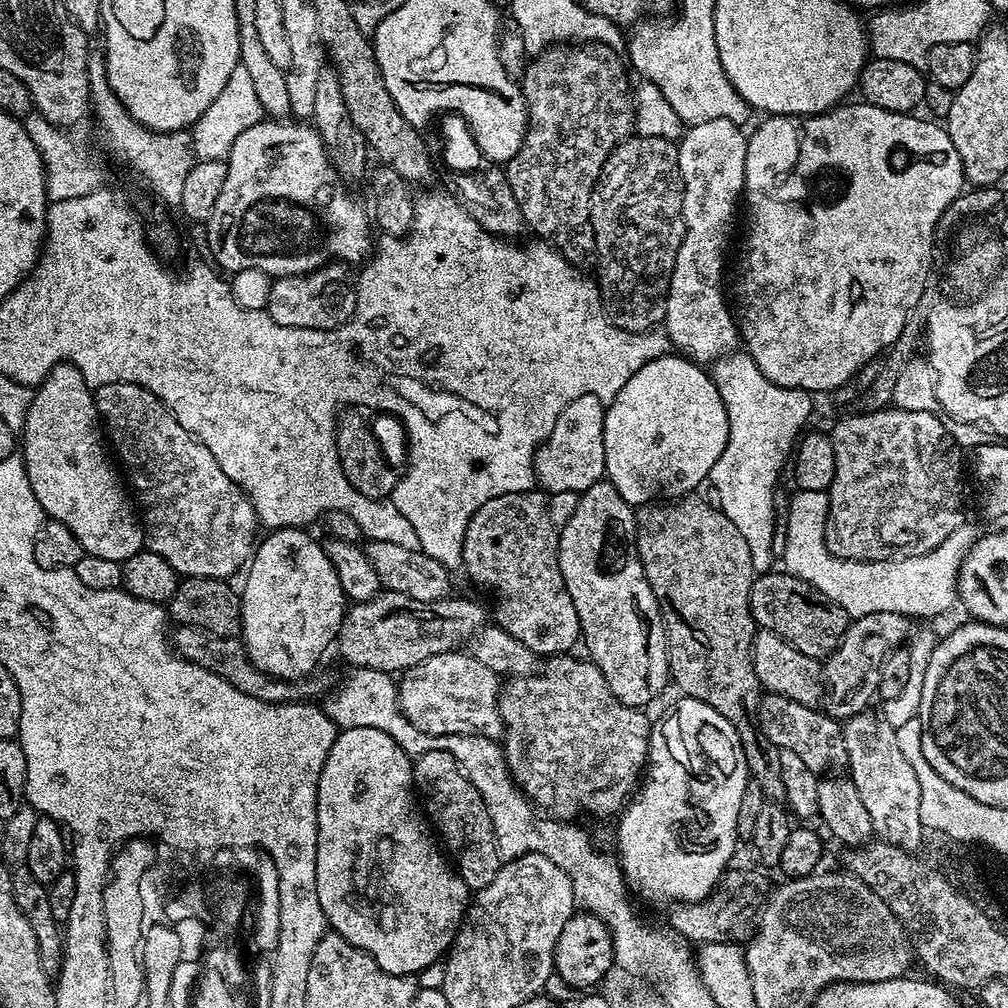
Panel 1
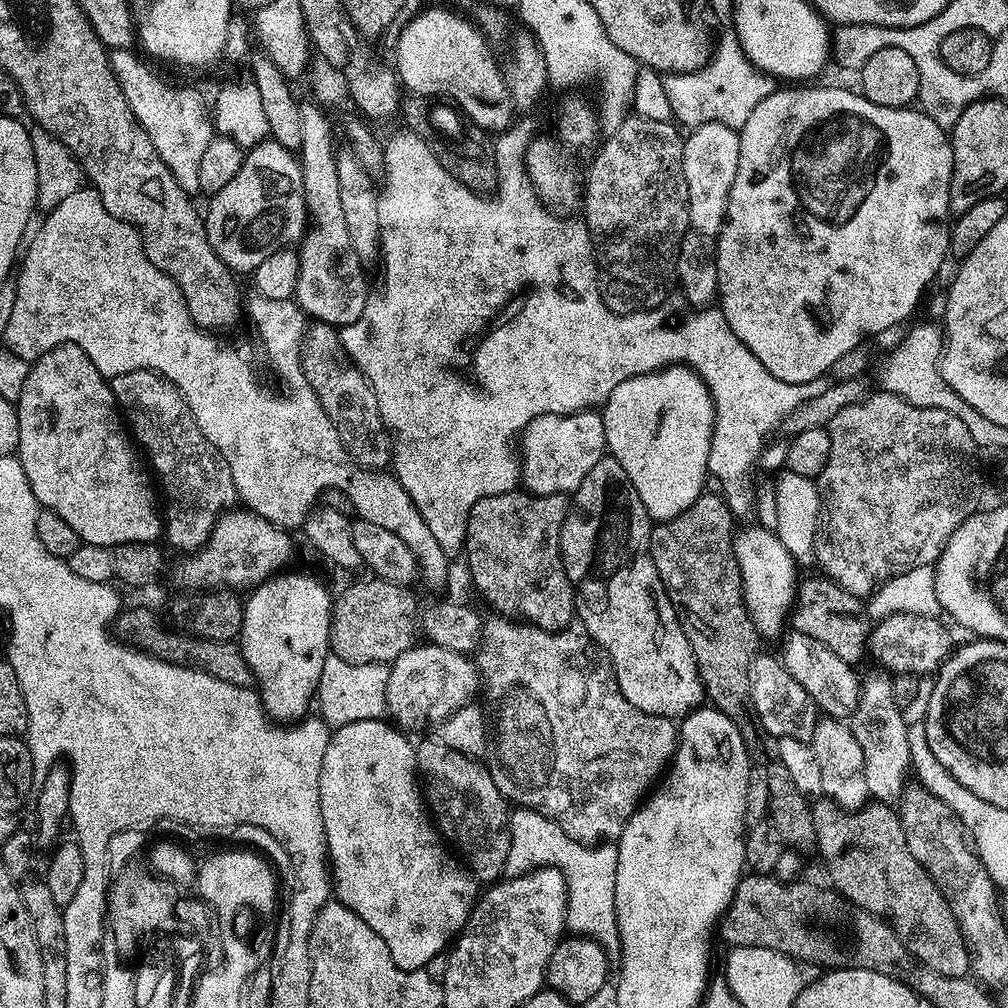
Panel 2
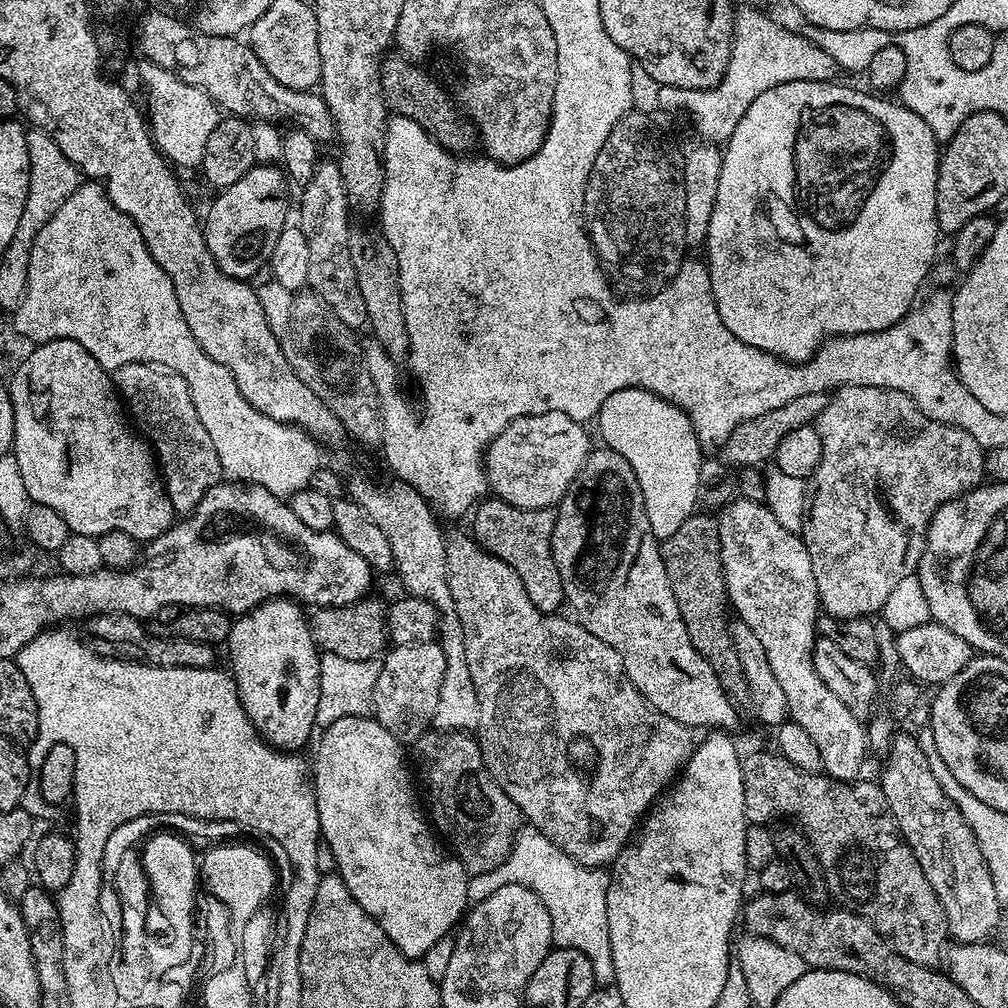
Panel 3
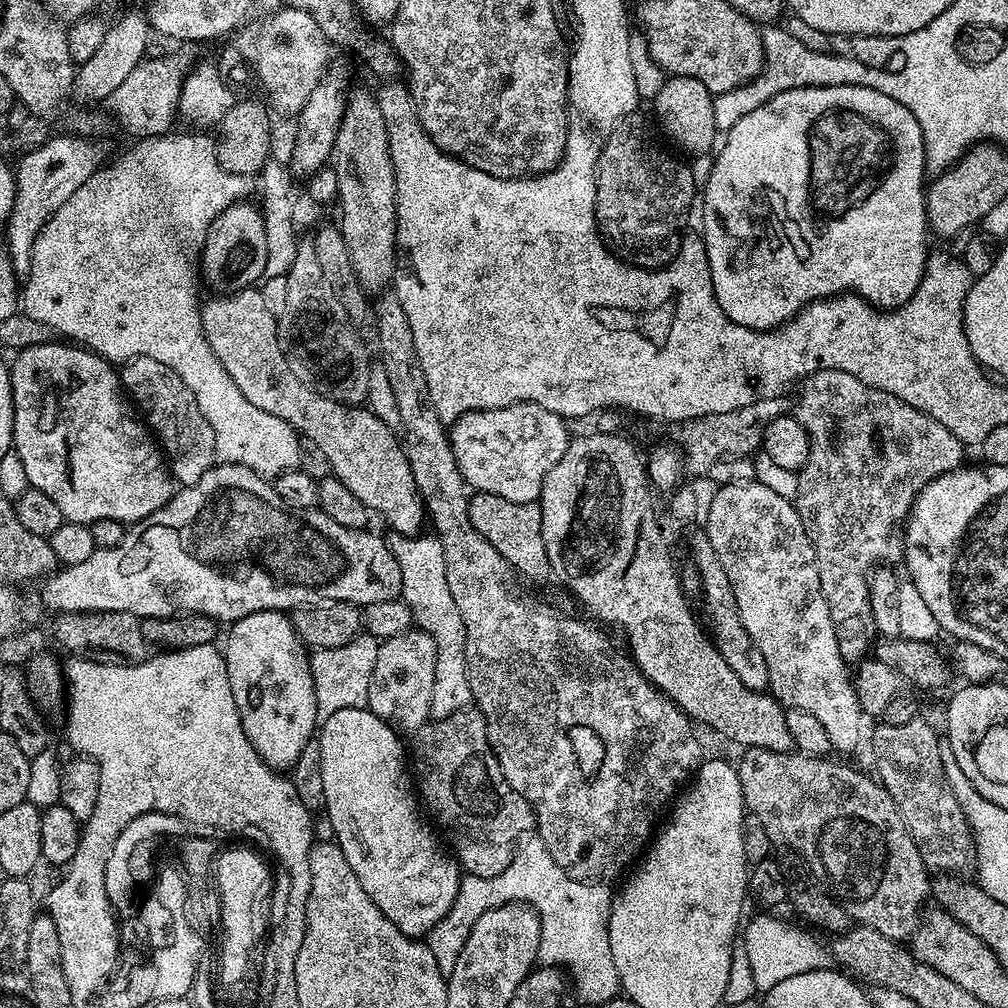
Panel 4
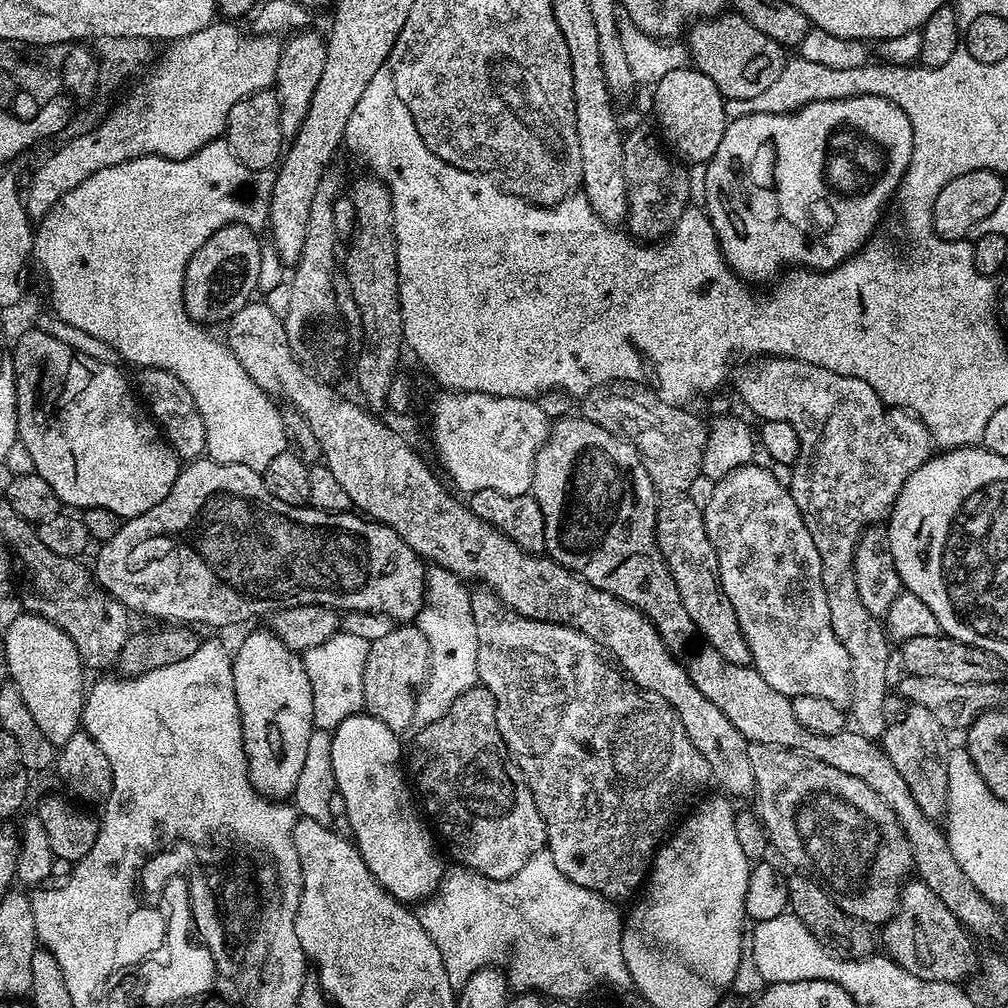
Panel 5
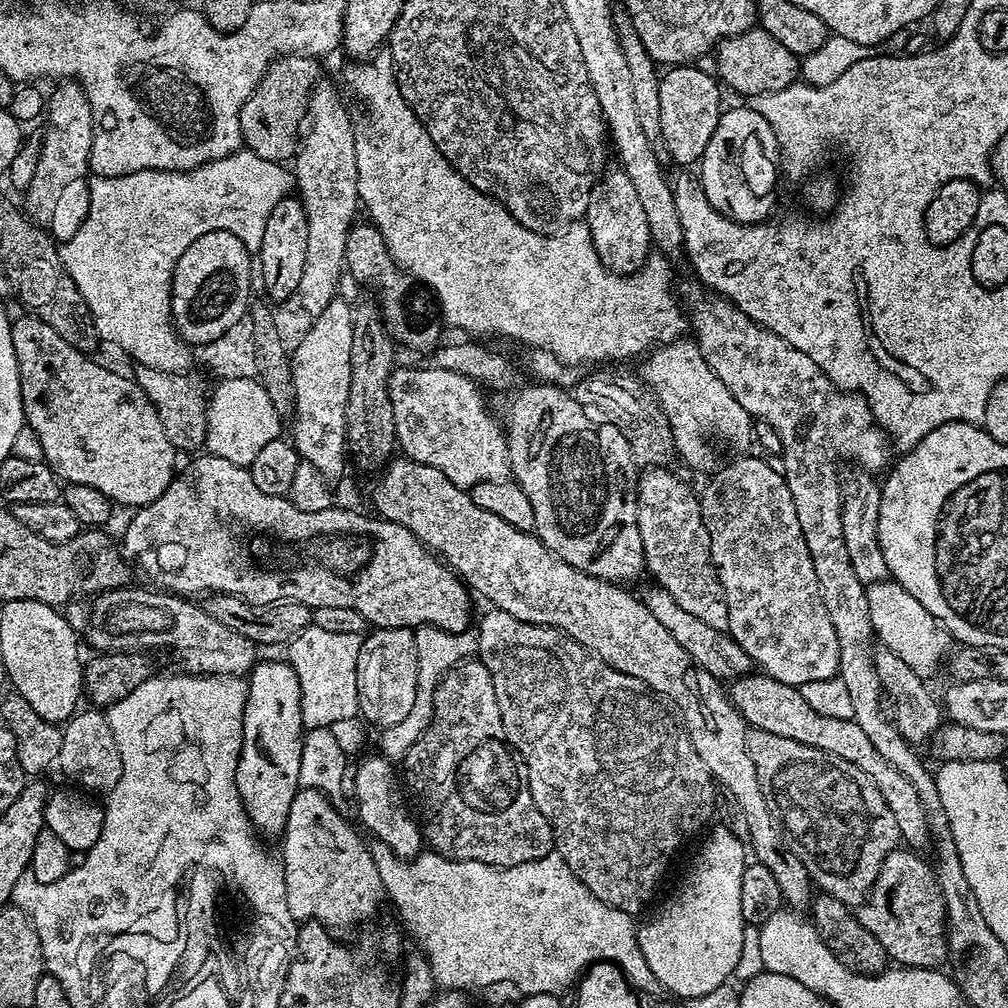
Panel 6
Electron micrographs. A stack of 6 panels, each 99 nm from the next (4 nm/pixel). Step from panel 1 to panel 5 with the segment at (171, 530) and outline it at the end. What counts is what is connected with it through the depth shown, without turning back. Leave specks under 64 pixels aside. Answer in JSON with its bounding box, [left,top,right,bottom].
[134,366,206,462]

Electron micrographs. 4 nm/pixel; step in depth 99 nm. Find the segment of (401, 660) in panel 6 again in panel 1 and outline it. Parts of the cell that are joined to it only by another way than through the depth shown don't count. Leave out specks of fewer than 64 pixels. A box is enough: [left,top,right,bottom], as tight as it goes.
[398,651,503,741]

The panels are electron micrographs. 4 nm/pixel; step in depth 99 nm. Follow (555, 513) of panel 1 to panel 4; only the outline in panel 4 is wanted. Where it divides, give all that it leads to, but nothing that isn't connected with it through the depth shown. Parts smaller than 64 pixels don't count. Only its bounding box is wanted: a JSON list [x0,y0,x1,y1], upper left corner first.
[468,492,553,583]

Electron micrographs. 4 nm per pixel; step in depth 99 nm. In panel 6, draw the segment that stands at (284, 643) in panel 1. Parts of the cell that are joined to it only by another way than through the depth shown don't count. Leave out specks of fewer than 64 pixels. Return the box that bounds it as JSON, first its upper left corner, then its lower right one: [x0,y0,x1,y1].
[236,659,306,837]

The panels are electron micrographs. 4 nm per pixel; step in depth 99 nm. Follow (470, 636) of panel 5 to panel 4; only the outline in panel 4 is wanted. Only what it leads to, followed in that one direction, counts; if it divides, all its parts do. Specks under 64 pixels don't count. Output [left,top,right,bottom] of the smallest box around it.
[387,534,473,720]

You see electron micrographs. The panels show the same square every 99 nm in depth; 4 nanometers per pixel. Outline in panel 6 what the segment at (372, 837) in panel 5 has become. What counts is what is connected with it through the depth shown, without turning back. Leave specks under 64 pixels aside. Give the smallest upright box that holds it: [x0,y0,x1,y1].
[356,756,422,858]

